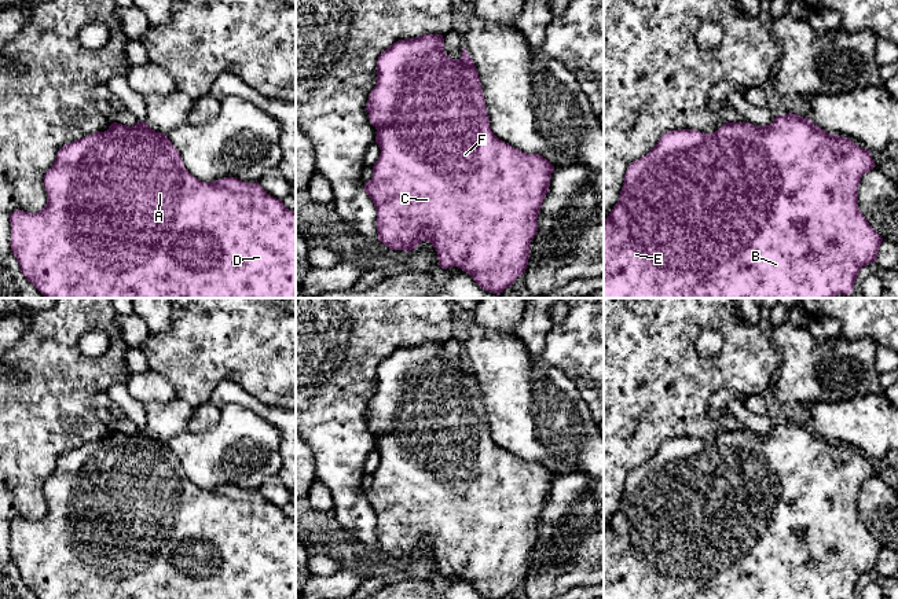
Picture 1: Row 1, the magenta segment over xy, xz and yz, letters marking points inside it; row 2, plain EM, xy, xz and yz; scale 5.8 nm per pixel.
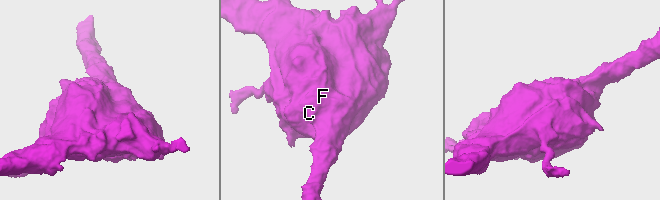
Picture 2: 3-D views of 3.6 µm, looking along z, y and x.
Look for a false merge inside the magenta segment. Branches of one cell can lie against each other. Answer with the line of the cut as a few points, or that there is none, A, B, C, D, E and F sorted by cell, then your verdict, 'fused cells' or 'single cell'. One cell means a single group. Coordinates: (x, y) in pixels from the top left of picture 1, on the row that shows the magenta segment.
no cut | A B C D E F | single cell

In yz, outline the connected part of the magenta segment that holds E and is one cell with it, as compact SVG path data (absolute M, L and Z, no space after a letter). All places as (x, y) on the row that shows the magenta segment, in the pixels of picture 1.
M788 113L770 125L726 122L714 133L670 131L642 158L630 163L617 203L604 220L604 298L833 298L848 295L861 268L877 260L883 238L858 207L861 177L875 168L872 154L851 139L829 135L810 118Z

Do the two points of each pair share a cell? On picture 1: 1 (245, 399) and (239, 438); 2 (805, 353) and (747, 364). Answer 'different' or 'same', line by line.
1: different
2: different

